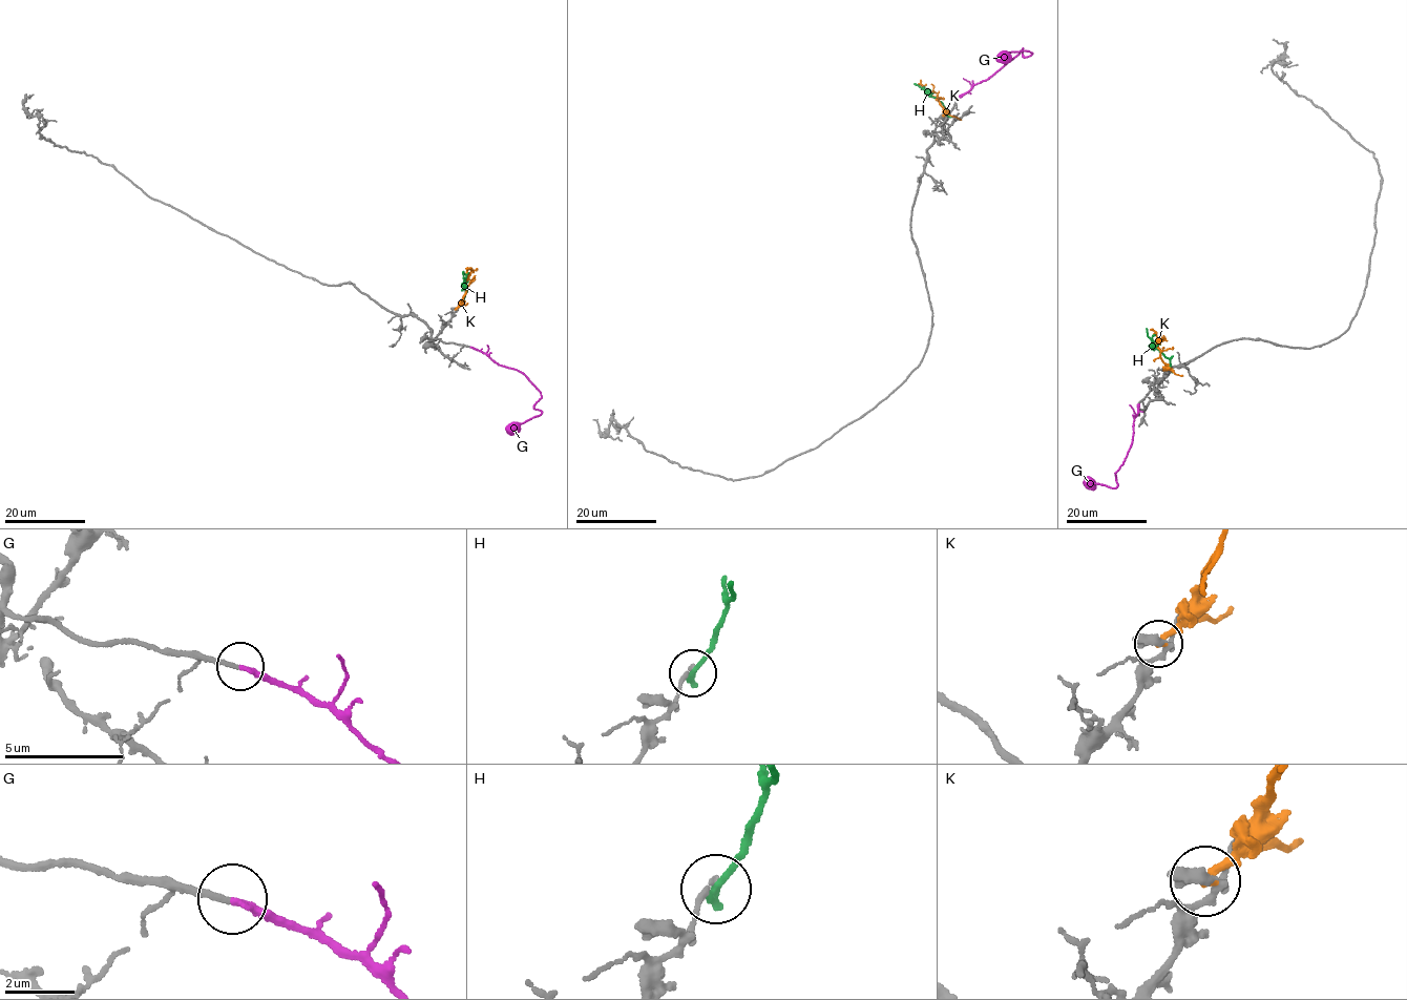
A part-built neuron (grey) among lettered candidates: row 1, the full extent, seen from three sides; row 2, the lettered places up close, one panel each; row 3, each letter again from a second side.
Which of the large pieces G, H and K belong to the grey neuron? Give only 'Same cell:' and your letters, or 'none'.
Same cell: G

